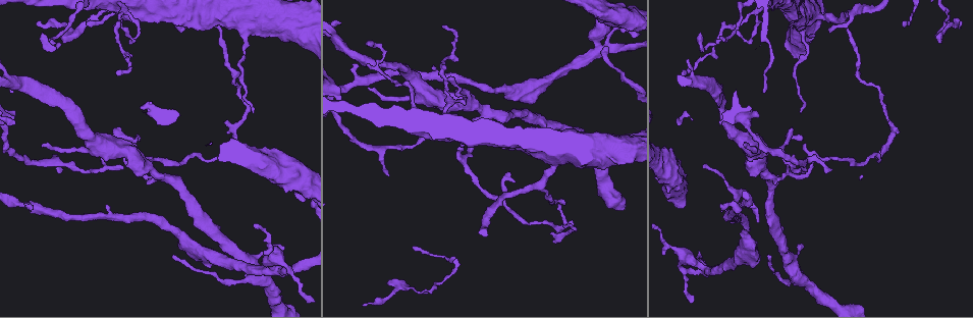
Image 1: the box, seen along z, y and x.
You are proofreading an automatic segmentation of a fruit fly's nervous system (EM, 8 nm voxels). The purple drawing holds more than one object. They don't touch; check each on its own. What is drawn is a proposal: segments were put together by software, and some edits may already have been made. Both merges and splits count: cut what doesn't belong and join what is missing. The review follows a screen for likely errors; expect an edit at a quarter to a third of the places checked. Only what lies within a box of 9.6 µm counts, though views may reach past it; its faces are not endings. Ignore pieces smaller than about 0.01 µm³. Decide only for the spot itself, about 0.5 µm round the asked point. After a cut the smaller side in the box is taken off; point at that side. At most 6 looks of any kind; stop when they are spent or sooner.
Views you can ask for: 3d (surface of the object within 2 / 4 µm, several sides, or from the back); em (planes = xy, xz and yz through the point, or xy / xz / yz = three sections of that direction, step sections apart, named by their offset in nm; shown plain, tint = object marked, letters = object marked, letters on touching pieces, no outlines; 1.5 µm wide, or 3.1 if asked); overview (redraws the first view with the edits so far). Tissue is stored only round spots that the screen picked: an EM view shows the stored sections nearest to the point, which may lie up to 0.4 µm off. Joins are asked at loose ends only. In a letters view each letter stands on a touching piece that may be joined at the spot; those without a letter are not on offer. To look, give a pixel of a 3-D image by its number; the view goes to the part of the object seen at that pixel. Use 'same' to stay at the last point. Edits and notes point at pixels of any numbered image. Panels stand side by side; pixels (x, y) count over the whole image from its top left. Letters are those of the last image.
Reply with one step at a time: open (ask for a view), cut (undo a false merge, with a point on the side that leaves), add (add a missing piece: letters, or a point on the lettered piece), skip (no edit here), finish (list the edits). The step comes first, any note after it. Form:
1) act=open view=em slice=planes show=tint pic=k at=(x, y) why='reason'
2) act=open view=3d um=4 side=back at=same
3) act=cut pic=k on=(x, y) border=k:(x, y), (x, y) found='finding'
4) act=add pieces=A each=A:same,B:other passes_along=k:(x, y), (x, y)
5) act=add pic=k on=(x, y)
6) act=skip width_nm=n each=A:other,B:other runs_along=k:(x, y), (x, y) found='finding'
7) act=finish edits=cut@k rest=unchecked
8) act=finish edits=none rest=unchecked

act=open view=3d um=2 side=back pic=1 at=(107, 205) why='branch stops here'

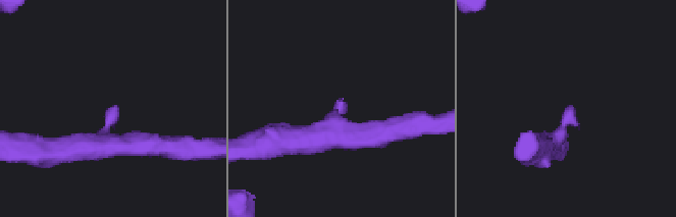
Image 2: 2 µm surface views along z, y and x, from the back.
act=open view=em slice=planes show=letters pic=2 at=(346, 106)

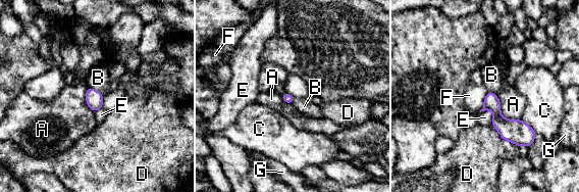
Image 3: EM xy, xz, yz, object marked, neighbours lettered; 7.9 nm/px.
act=skip each=A:other,B:other,C:other,D:other,E:other,F:other,G:other border=3:(497, 97), (501, 114), (519, 121) found='no lettered piece goes on from it'

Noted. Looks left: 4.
act=open view=em slice=xz step=8 show=tint pic=1 at=(755, 266) why='stops while still wide'

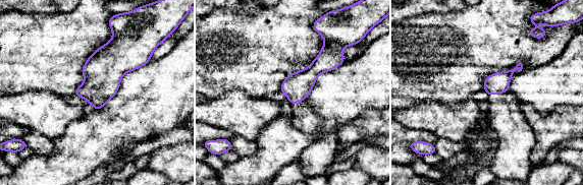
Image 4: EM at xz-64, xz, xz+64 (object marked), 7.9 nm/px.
act=open view=em slice=planes show=letters at=same

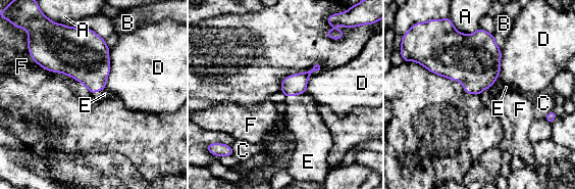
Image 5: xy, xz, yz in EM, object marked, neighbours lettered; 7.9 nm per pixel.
act=add pieces=E longest_contact=D:300nm each=A:other,B:other,C:other,D:other,E:same,F:other passes_along=5:(296, 84), (296, 94), (303, 121) found='the cell continues'

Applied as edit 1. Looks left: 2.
act=finish edits=add@5 rest=unchecked

